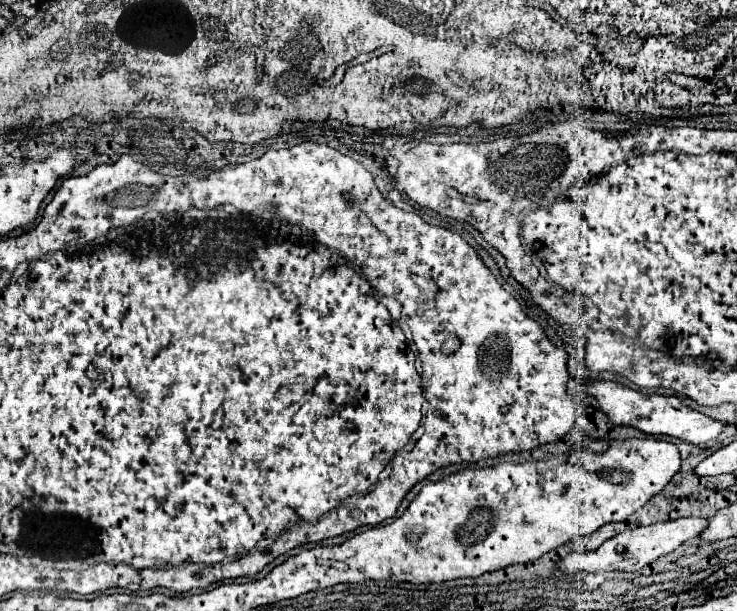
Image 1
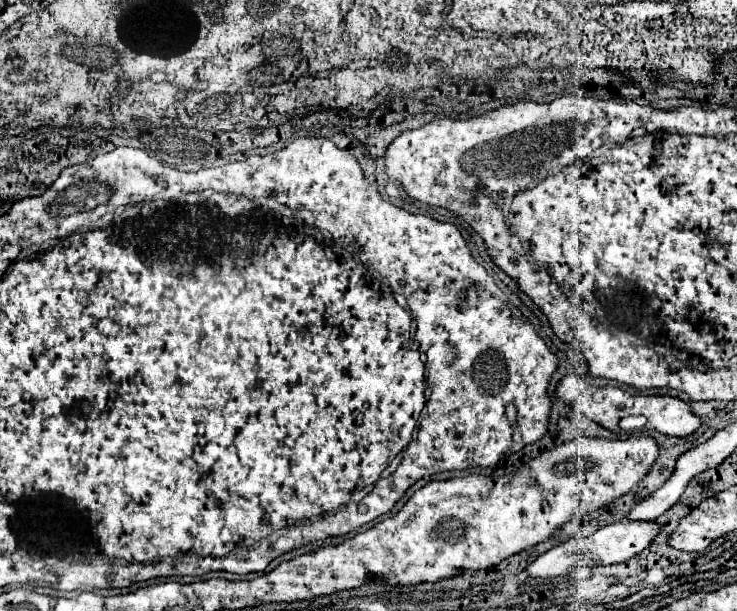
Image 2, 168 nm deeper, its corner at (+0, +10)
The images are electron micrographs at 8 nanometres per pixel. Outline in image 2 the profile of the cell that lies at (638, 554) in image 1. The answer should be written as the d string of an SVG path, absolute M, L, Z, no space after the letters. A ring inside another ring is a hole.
M635 520L615 522L615 524L599 528L595 534L591 534L587 538L571 538L555 548L551 548L543 556L539 556L533 564L529 564L527 572L533 578L553 578L553 576L571 574L579 566L607 566L607 564L625 562L625 560L641 554L647 546L651 546L655 536L661 534L661 528L663 526L657 522L635 522Z

